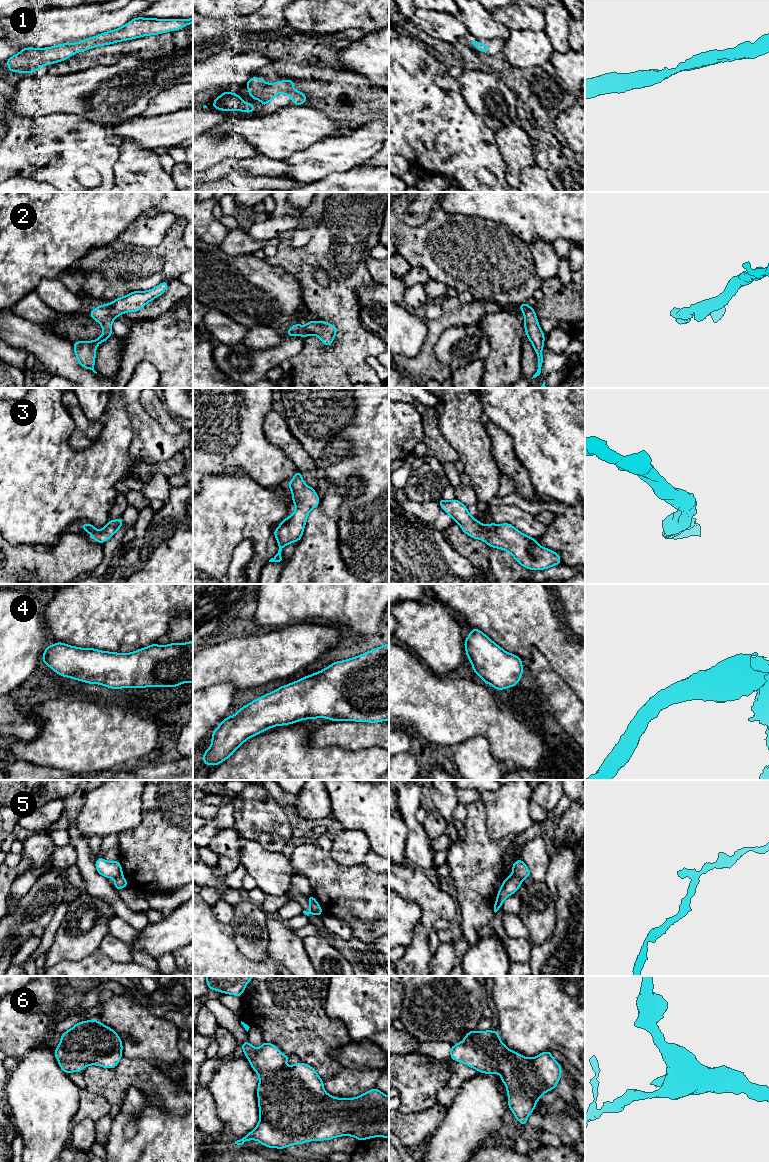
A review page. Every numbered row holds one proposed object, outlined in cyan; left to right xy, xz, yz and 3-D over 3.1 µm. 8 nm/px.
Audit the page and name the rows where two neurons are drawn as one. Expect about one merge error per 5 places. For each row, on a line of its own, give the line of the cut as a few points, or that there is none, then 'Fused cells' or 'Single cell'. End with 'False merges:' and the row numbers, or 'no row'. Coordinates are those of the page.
1: No split. Single cell
2: No split. Single cell
3: No split. Single cell
4: No split. Single cell
5: Split along yz (513, 873), (521, 880). Fused cells
6: No split. Single cell
False merges: 5

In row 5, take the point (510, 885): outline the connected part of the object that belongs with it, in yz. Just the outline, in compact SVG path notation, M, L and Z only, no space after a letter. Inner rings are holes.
M514 874L507 876L500 887L497 898L494 904L494 912L496 913L502 906L502 903L507 897L517 892L522 885L522 880L517 878Z

